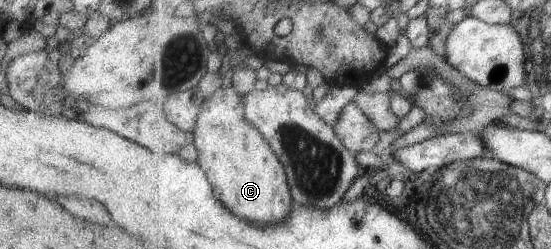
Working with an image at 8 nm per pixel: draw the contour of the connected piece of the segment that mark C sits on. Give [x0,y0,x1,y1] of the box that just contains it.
[193,82,295,226]

